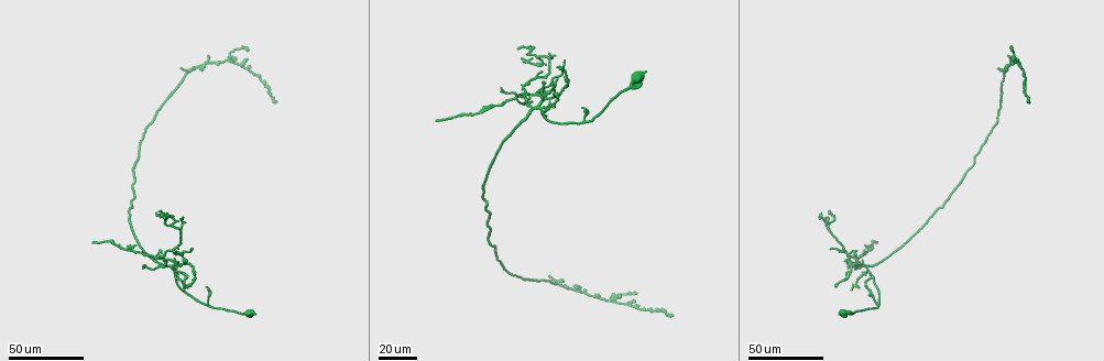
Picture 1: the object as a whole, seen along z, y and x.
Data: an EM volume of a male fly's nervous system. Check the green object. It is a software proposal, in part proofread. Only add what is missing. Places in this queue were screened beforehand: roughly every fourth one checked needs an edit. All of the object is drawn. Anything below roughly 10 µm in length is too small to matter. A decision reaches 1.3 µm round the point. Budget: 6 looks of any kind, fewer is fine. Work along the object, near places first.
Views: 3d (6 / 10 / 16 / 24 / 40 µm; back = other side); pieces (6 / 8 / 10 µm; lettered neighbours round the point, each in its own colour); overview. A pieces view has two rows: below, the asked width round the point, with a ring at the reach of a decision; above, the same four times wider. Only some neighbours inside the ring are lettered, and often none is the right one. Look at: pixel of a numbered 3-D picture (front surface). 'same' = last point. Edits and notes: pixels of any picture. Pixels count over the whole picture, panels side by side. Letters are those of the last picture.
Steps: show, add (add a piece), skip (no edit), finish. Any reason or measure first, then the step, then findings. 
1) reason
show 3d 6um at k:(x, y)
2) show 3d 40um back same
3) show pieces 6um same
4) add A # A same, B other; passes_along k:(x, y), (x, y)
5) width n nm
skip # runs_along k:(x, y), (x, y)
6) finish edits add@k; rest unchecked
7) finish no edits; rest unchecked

thin end
show 3d 40um at 1:(863, 260)

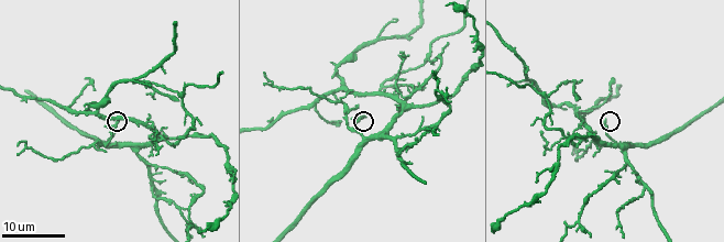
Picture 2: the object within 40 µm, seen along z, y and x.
show pieces 8um at 2:(604, 120)

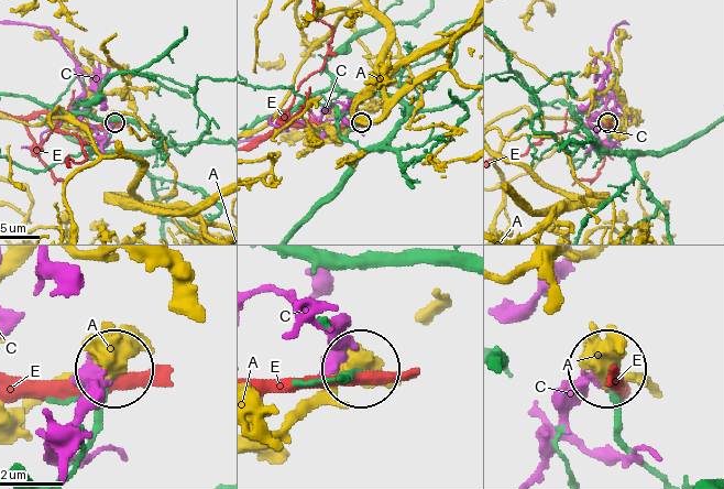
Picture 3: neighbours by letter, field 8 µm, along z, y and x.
skip # A other, C other, E other; none of them fits

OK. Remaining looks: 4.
free end
show 3d 40um at 1:(187, 286)

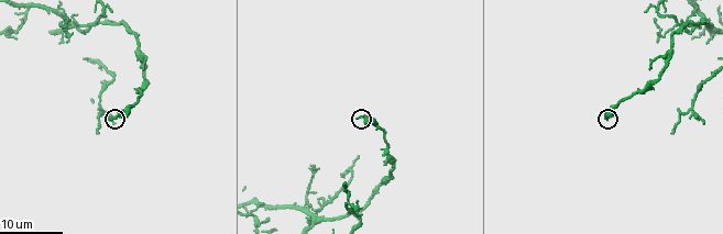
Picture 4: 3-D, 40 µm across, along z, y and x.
show pieces 8um at 4:(358, 118)

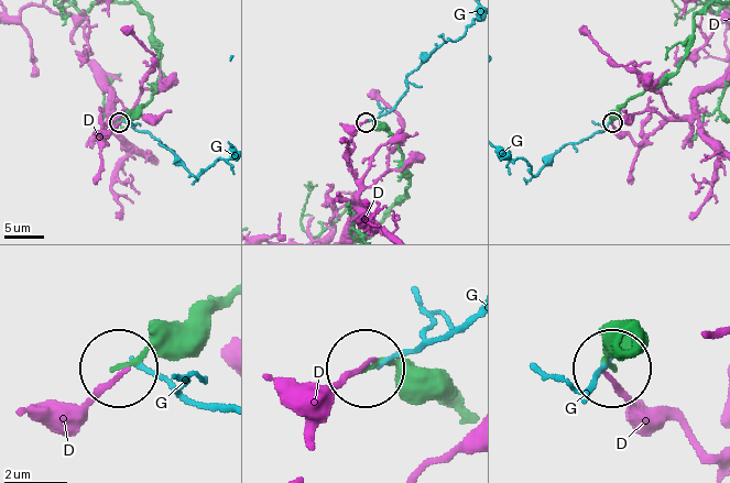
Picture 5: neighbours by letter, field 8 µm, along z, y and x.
skip # D other, G other; runs_along 5:(692, 35), (678, 69), (634, 96), (611, 121); no lettered piece goes on from it

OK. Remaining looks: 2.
end of a long branch
show 3d 40um at 1:(92, 243)

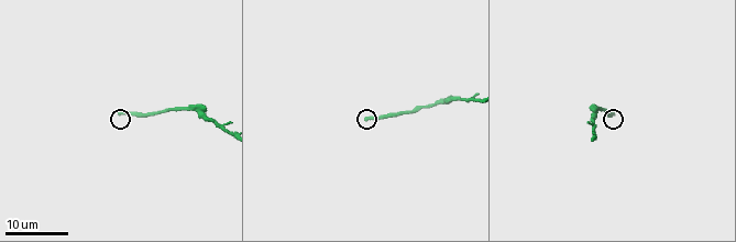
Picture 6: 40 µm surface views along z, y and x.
show pieces 6um at 6:(367, 119)

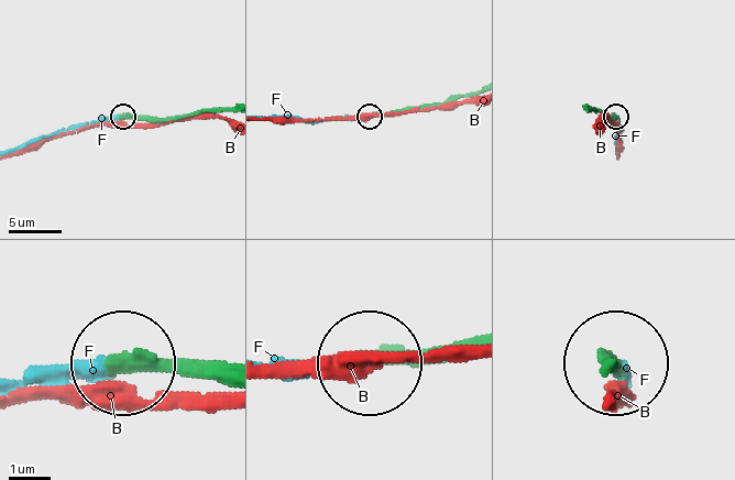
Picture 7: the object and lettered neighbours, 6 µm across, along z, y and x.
add F # B other, F same; passes_along 7:(218, 373), (22, 377); the neuron continues

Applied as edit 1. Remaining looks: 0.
finish edits add@7; rest unchecked

